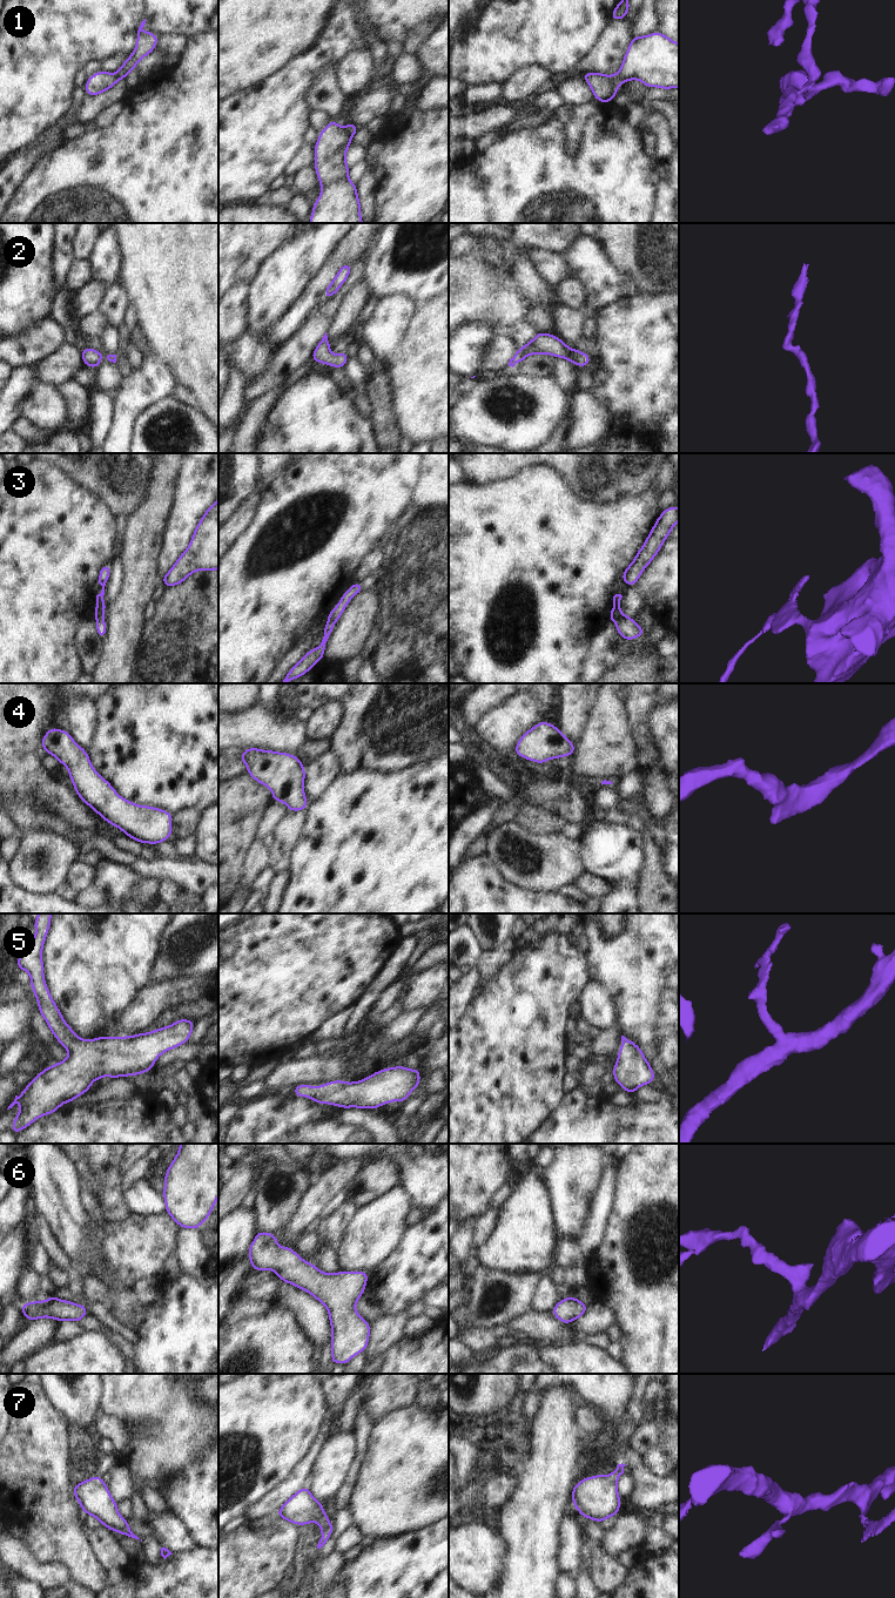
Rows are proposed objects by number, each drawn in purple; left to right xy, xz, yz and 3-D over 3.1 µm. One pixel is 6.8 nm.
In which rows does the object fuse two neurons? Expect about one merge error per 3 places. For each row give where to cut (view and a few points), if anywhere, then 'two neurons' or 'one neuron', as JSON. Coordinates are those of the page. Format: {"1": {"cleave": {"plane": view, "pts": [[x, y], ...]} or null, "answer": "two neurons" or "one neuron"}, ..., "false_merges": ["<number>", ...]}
{"1": {"cleave": {"plane": "xz", "pts": [[343, 128], [351, 136]]}, "answer": "two neurons"}, "2": {"cleave": null, "answer": "one neuron"}, "3": {"cleave": {"plane": "xy", "pts": [[96, 618], [103, 620]]}, "answer": "two neurons"}, "4": {"cleave": null, "answer": "one neuron"}, "5": {"cleave": null, "answer": "one neuron"}, "6": {"cleave": null, "answer": "one neuron"}, "7": {"cleave": null, "answer": "one neuron"}, "false_merges": ["1", "3"]}

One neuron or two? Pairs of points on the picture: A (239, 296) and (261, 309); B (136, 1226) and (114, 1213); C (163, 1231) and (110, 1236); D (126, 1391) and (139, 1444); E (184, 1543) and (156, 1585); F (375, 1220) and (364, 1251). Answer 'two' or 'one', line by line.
A: two
B: two
C: one
D: one
E: two
F: one

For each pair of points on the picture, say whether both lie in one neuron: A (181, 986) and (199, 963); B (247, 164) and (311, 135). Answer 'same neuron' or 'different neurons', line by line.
A: different neurons
B: different neurons

